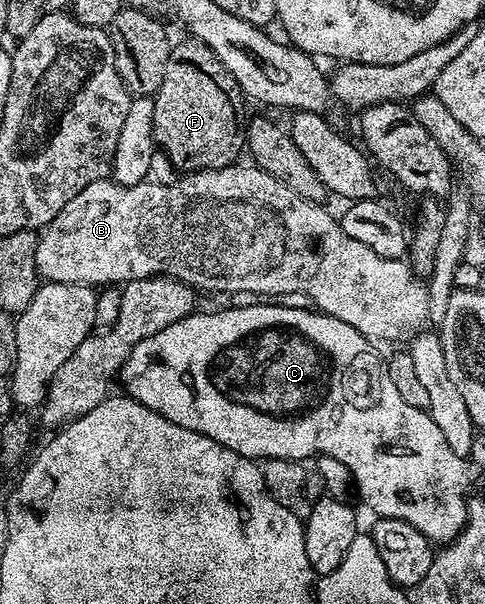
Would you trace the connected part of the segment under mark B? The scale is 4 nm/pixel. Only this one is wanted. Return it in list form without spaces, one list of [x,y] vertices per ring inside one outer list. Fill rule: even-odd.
[[[231,165],[228,167],[221,167],[219,171],[196,171],[193,173],[186,173],[181,176],[182,180],[179,183],[152,183],[152,181],[145,181],[142,183],[134,184],[131,187],[122,187],[121,184],[114,181],[113,178],[107,177],[105,179],[97,179],[92,181],[92,185],[88,185],[80,193],[76,193],[76,197],[72,197],[72,201],[68,201],[64,205],[64,209],[60,209],[60,213],[52,222],[47,223],[41,234],[38,235],[38,244],[36,245],[36,269],[39,276],[43,280],[51,283],[85,283],[87,285],[125,285],[136,281],[137,279],[147,279],[153,275],[168,275],[172,279],[179,279],[181,283],[187,283],[190,287],[194,288],[195,292],[203,293],[210,291],[227,291],[228,293],[240,293],[241,290],[247,293],[260,294],[263,297],[278,297],[274,295],[307,295],[311,299],[313,306],[324,315],[331,315],[340,321],[344,321],[348,325],[352,325],[357,331],[364,336],[364,338],[371,341],[379,341],[378,339],[403,339],[409,340],[415,333],[423,330],[427,326],[429,309],[429,293],[427,291],[427,284],[421,278],[414,274],[411,270],[409,262],[405,258],[400,259],[385,259],[380,257],[380,253],[372,253],[372,249],[368,249],[368,245],[360,245],[360,241],[352,241],[352,237],[348,237],[348,233],[344,233],[341,222],[337,218],[334,219],[325,210],[327,209],[323,204],[313,203],[304,197],[300,197],[292,189],[288,189],[288,185],[284,185],[284,181],[276,181],[276,177],[272,177],[272,173],[264,173],[260,168],[247,165]]]

